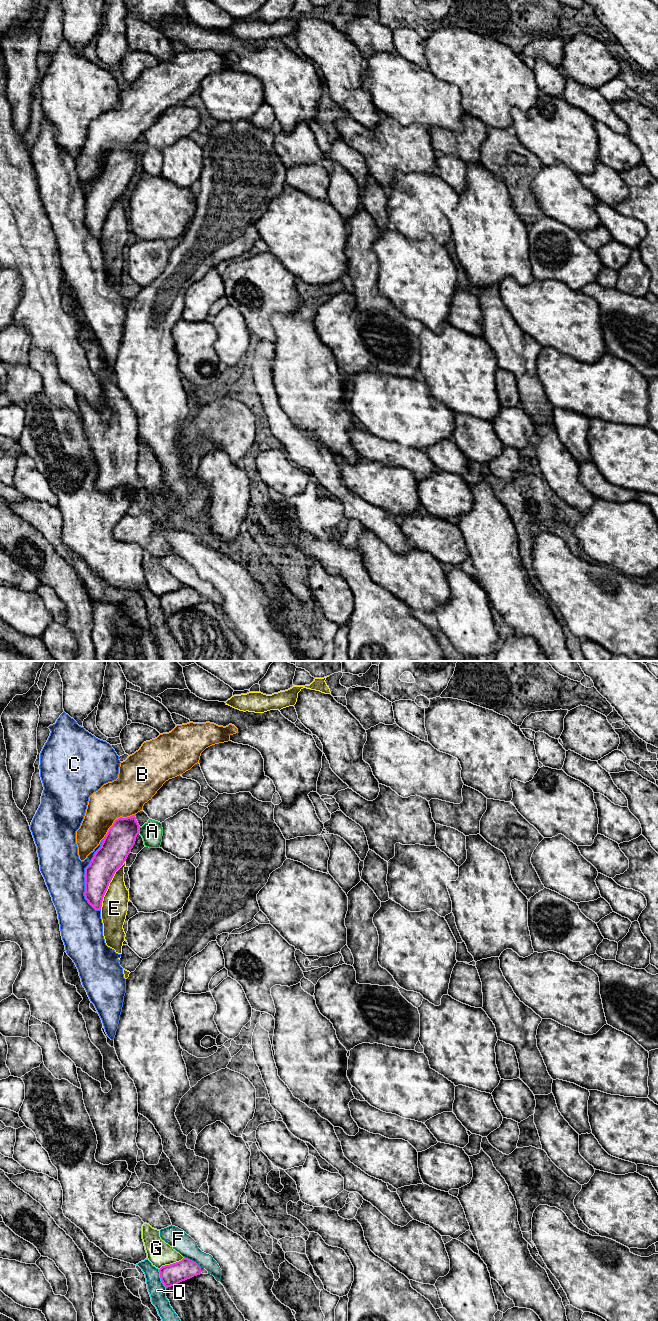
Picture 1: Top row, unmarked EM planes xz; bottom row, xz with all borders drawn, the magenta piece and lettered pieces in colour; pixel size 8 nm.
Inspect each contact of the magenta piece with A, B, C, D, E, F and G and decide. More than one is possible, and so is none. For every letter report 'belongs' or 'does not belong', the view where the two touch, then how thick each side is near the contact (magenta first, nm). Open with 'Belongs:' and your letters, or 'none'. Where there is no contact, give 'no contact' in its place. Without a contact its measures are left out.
Belongs: none
A: does not belong | xz | 240/170 nm
B: does not belong | xz | 240/320 nm
C: does not belong | xz | 220/320 nm
D: does not belong | xz | 170/140 nm
E: does not belong | xz | 220/220 nm
F: does not belong | xz | 170/160 nm
G: does not belong | xz | 170/200 nm

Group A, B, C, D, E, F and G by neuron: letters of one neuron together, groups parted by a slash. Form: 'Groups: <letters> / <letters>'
Groups: A / B E / C / D / F / G

